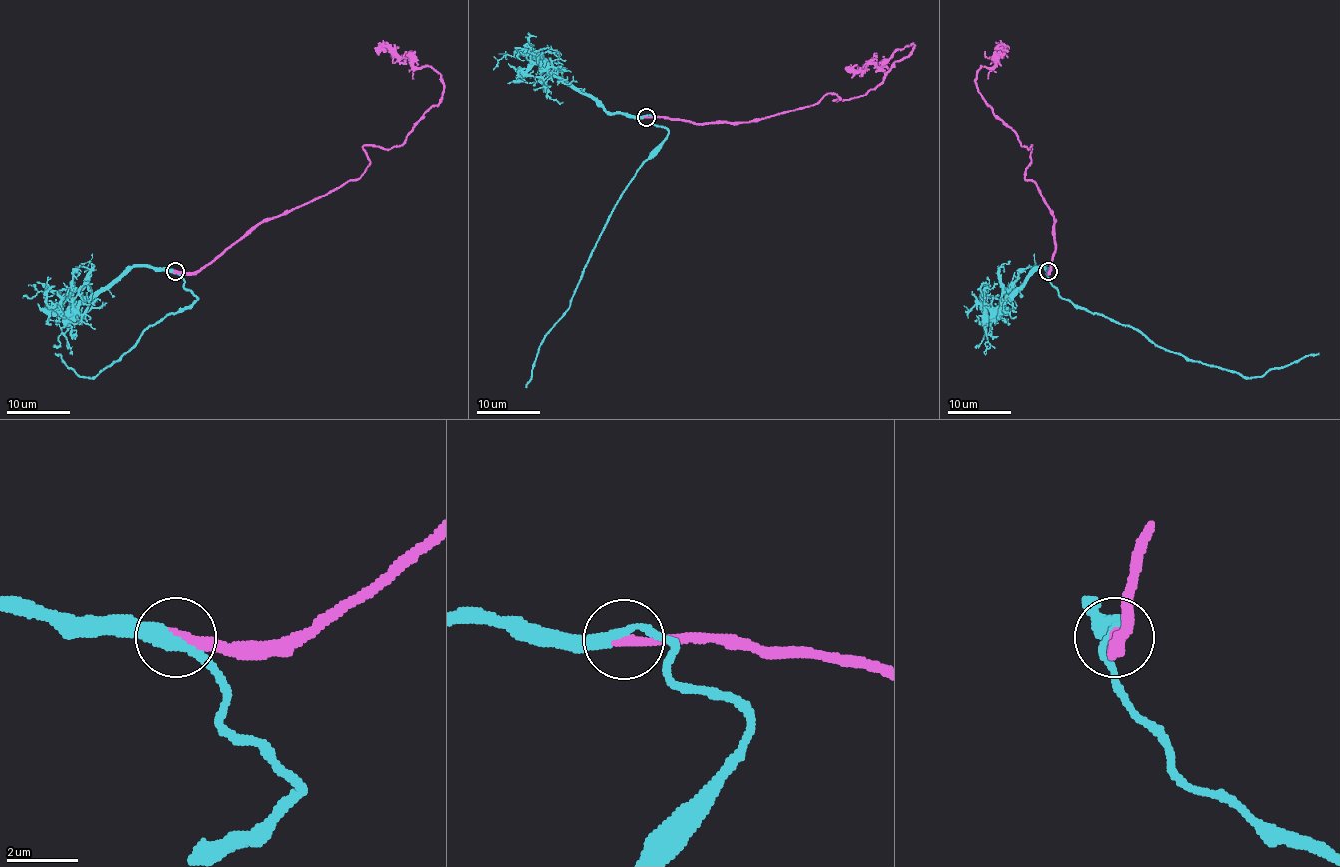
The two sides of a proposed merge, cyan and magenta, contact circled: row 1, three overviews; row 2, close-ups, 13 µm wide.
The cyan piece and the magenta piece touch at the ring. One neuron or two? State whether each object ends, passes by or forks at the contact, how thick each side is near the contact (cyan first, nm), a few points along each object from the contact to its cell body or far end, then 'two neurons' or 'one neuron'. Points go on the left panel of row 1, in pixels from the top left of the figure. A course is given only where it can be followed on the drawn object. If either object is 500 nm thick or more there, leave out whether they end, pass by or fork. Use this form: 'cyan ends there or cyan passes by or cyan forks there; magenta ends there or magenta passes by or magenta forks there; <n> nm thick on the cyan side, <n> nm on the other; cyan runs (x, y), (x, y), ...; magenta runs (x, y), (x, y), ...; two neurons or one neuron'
cyan passes by; magenta ends there; 320 nm thick on the cyan side, 400 nm on the other; cyan runs (175, 271), (186, 288), (197, 298), (189, 306), (151, 325), (133, 346), (95, 376), (80, 376), (55, 352); magenta runs (175, 271), (200, 271), (258, 224), (360, 176), (365, 146), (397, 148), (439, 103), (429, 66), (375, 52); one neuron

